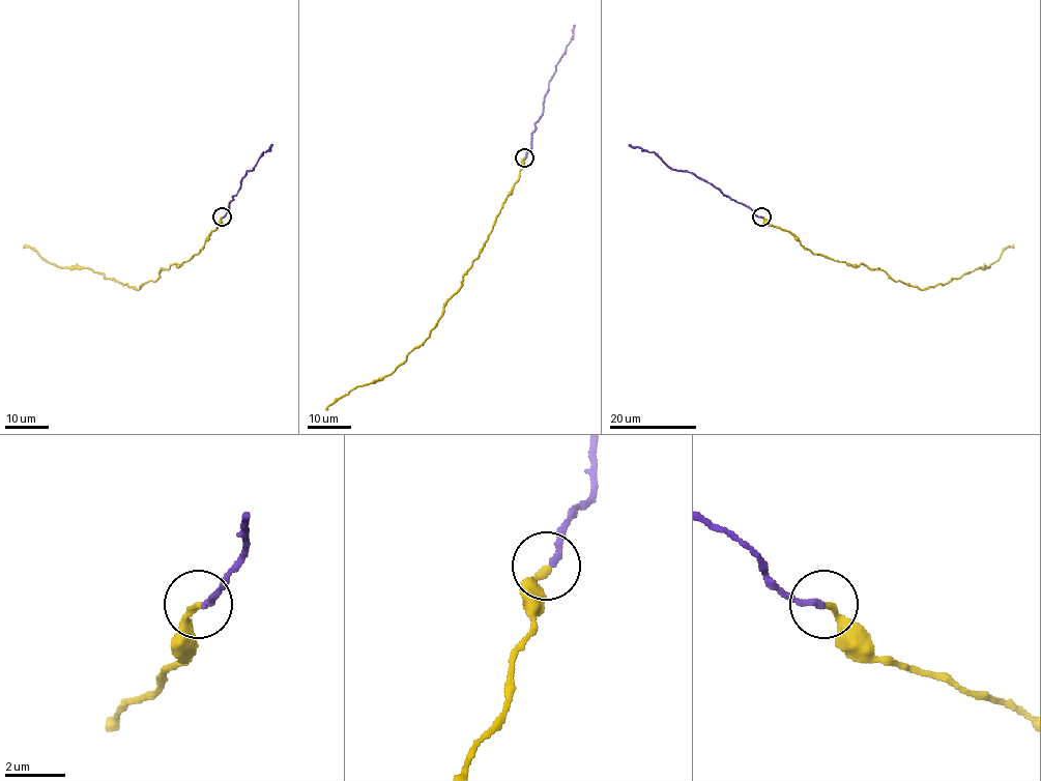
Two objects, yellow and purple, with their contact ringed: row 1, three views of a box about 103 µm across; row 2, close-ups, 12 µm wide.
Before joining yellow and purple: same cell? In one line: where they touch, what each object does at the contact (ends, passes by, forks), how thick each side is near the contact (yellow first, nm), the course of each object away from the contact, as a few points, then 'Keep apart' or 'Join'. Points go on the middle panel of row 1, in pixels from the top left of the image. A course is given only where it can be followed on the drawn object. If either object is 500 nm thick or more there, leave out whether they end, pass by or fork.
Place: (524, 157). At the ring yellow ends. At the ring purple ends. Thickness 200 nm (yellow) against 220 nm. Course of yellow: (524, 158), (519, 180), (485, 246), (429, 337), (391, 373), (359, 385), (325, 409). Course of purple: (525, 158), (530, 147), (530, 133), (543, 112), (548, 87), (572, 36), (575, 25). Keep apart

